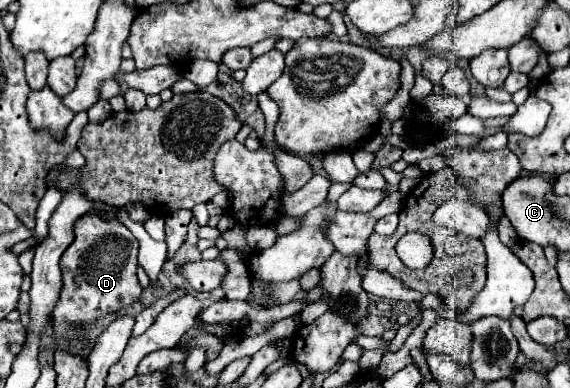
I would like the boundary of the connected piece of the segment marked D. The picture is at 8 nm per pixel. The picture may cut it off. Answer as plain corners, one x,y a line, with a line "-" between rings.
90,211
74,223
74,235
76,237
74,237
72,245
64,251
64,255
60,259
62,291
60,291
60,299
54,307
54,329
58,333
58,345
68,345
70,339
66,337
66,329
70,325
96,321
96,319
104,317
106,313
116,313
120,309
126,309
128,305
138,301
138,297
142,293
142,287
140,287
138,277
136,277
138,241
118,219
104,219
100,213

